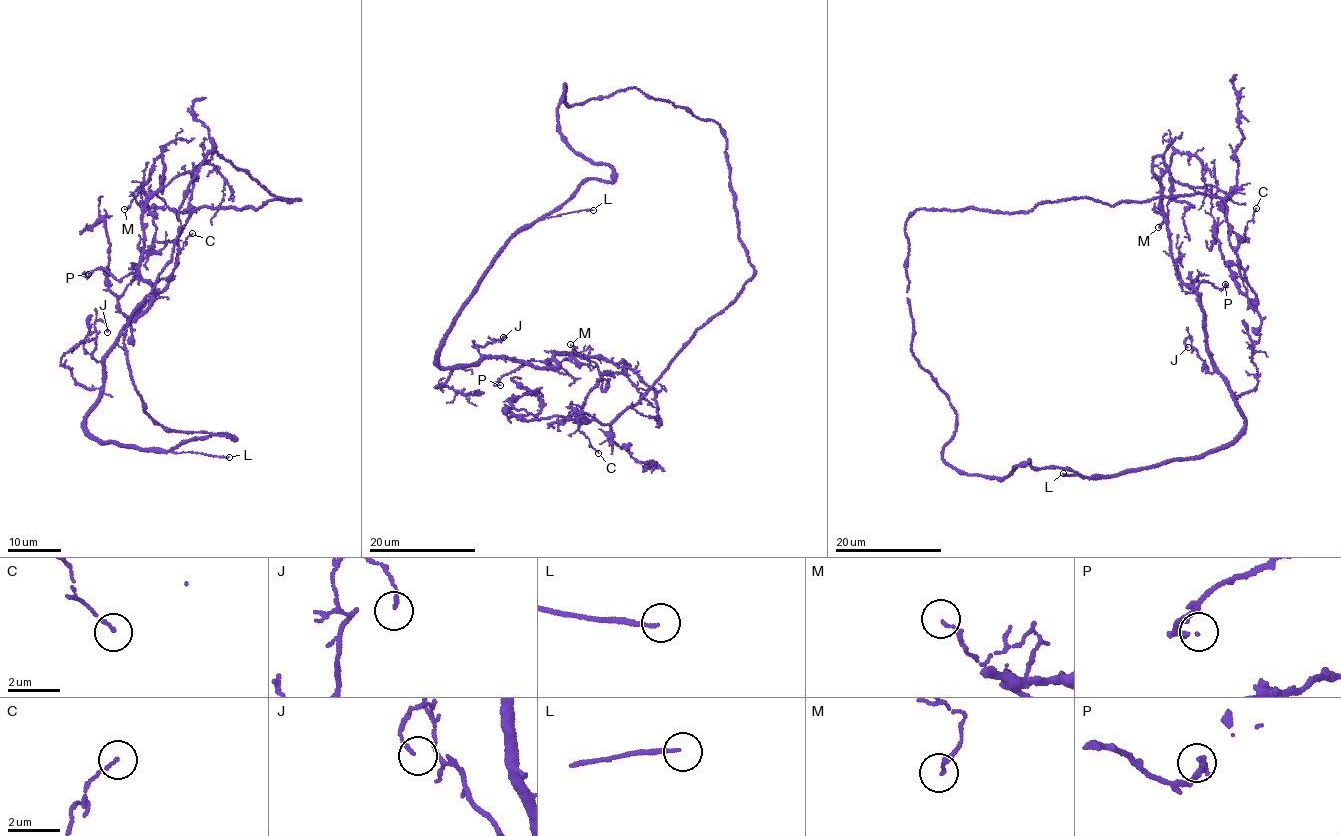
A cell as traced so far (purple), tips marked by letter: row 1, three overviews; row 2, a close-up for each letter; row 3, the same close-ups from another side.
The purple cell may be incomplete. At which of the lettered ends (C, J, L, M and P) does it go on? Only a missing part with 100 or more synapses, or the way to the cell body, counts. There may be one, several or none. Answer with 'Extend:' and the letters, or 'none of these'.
Extend: L

